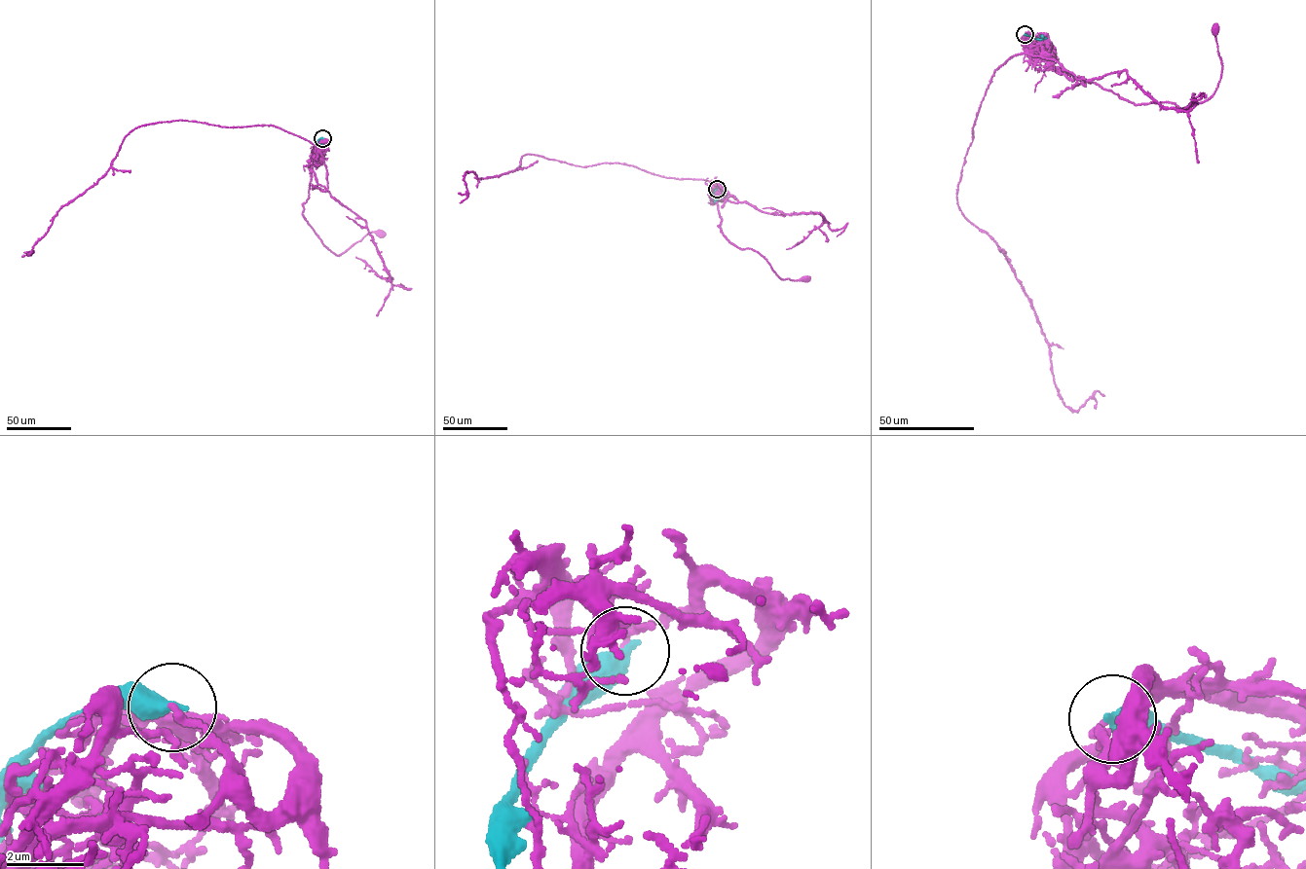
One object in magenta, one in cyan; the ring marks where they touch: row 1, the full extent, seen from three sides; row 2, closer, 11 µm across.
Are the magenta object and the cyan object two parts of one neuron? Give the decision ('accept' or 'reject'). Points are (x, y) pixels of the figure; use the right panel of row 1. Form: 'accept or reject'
reject

